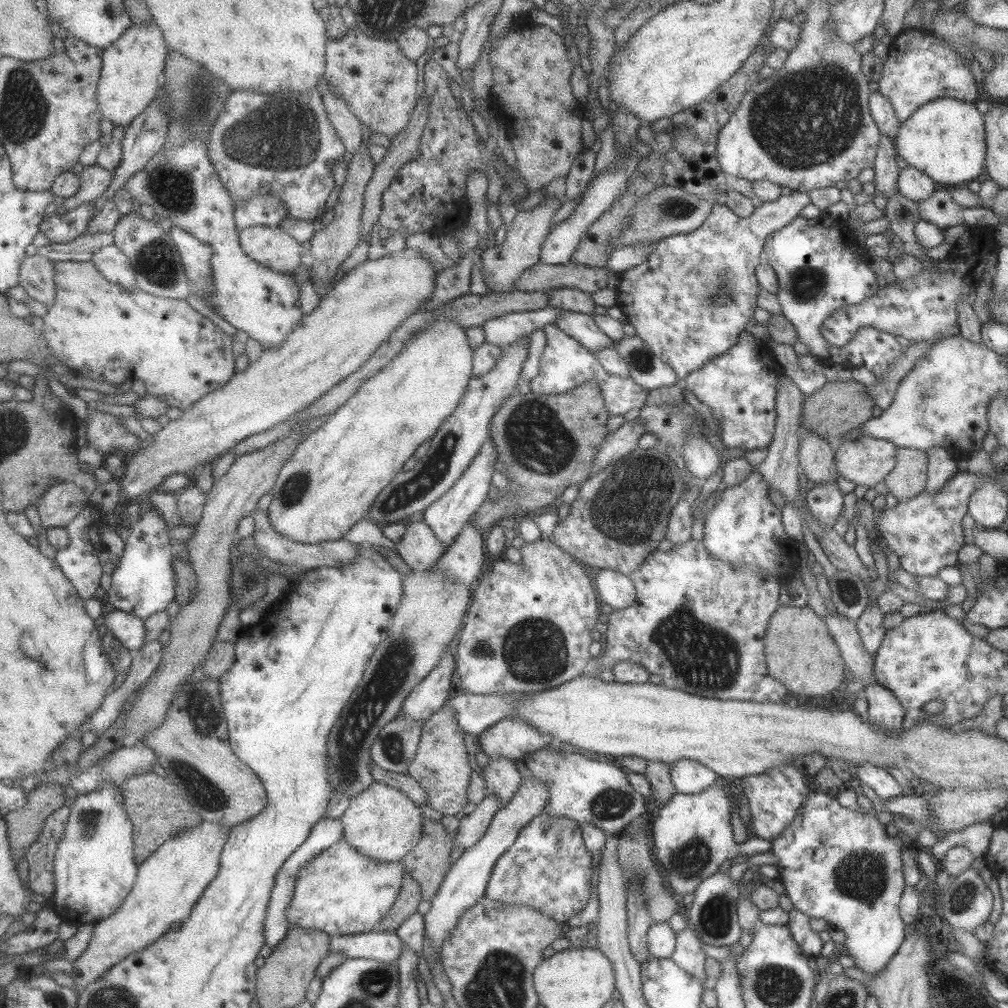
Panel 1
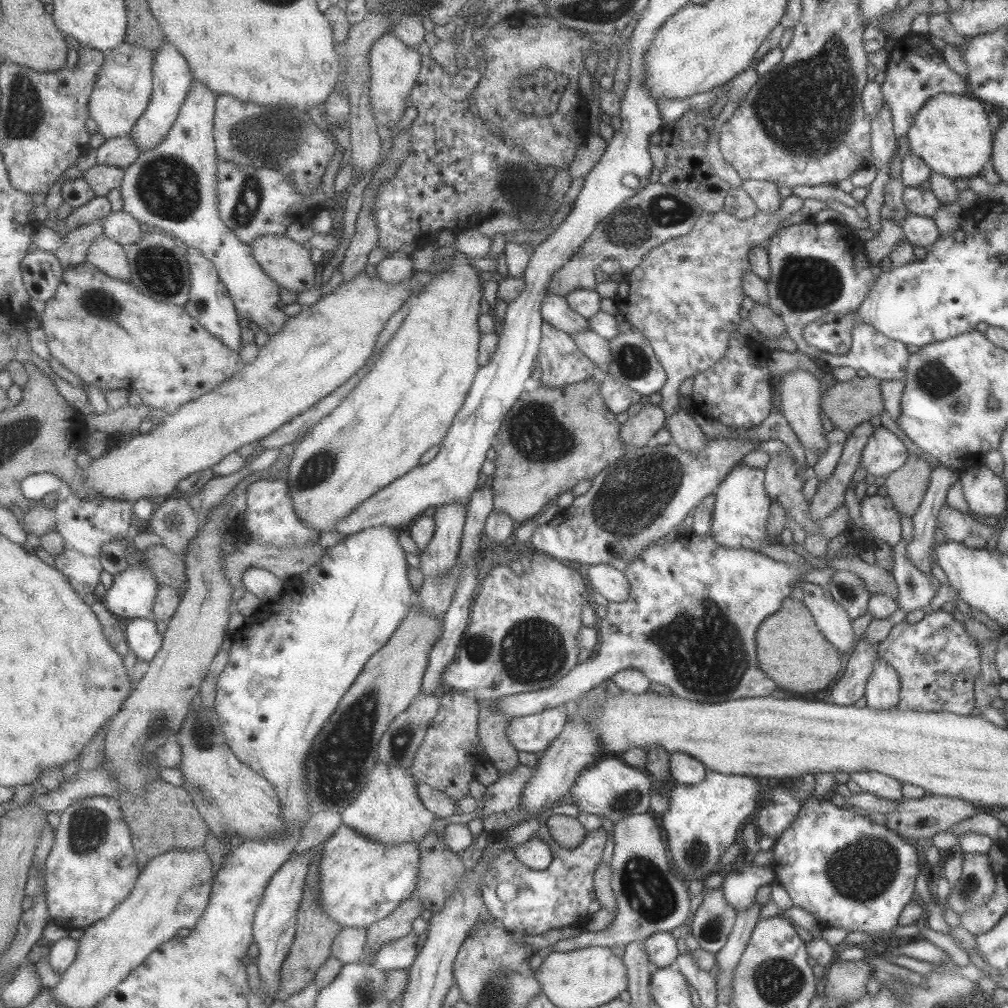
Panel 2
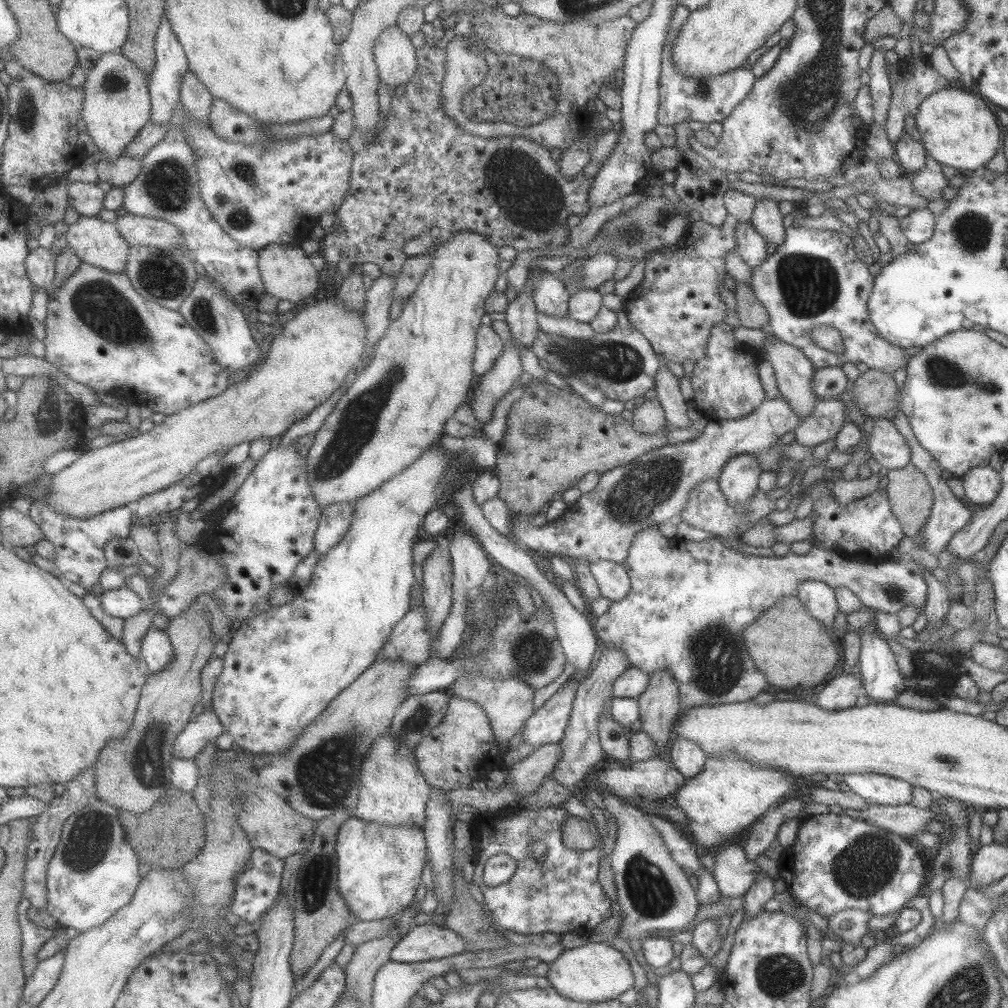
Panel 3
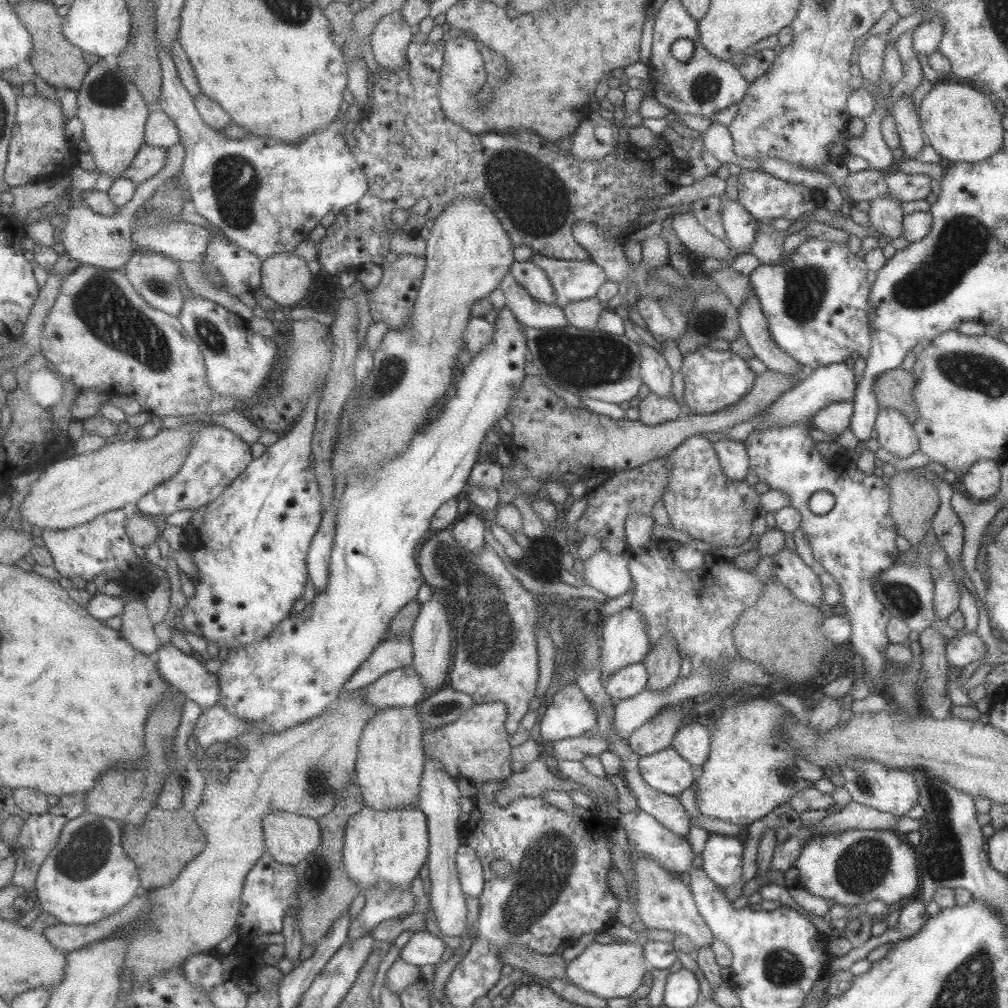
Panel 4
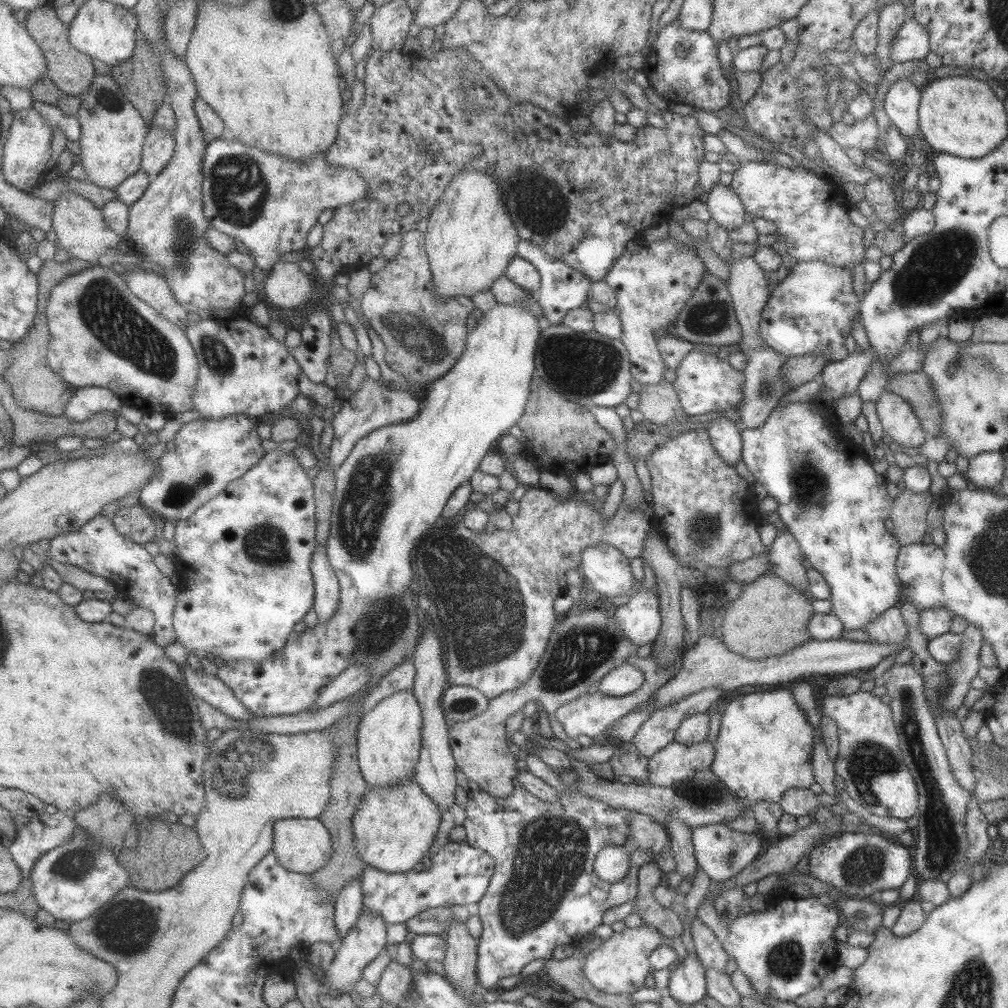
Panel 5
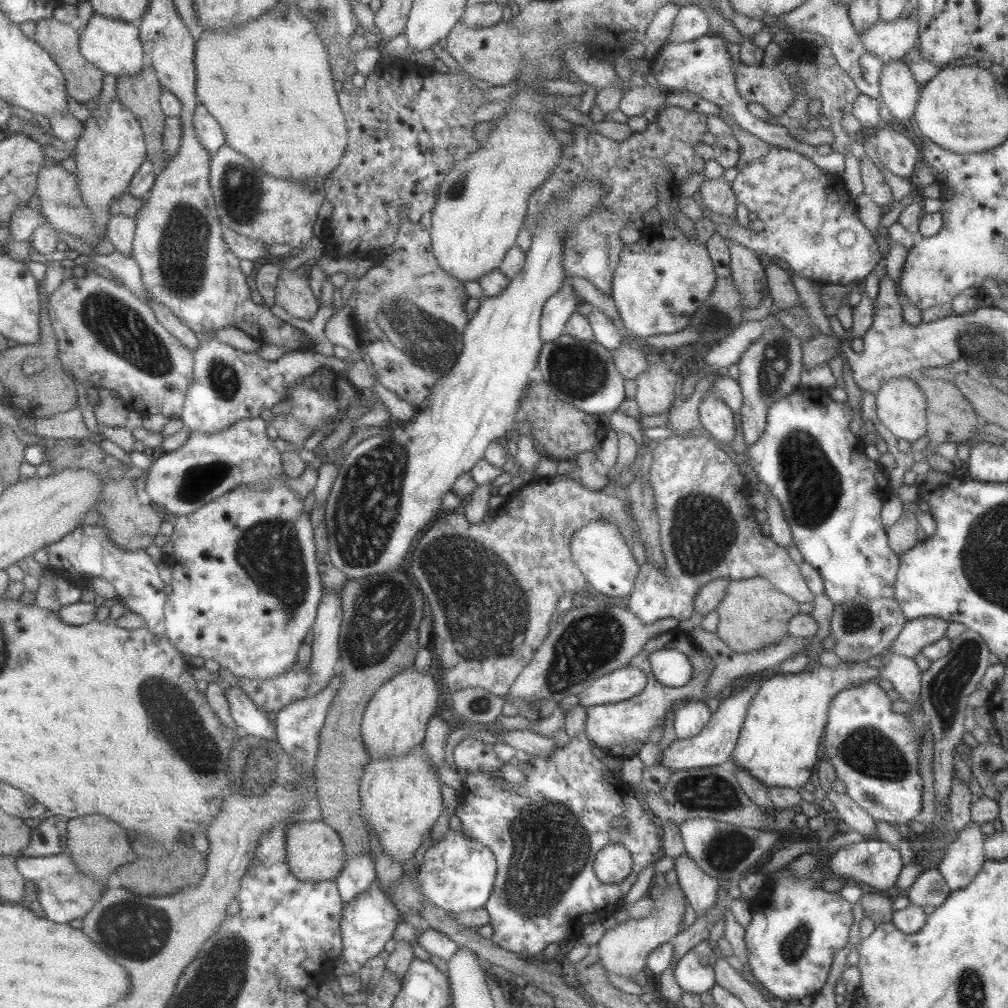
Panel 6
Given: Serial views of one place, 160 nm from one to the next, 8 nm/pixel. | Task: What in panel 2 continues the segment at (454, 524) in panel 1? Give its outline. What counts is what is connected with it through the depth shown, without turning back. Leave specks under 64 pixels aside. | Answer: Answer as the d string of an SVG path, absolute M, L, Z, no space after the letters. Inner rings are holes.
M447 502L435 508L431 540L418 555L424 577L439 578L455 564L465 513L466 506L459 502Z

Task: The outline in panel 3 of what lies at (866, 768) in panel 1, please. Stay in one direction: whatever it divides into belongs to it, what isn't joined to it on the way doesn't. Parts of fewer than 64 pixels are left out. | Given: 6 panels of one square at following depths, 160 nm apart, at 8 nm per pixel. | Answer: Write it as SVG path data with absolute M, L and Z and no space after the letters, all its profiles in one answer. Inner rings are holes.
M873 773L845 774L843 782L849 790L873 805L904 805L911 803L911 786L908 782Z

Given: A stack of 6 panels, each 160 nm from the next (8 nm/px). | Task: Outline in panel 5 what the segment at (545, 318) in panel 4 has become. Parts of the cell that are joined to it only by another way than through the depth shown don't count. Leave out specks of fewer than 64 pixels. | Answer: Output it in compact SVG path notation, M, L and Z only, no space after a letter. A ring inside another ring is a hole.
M504 274L491 283L488 288L501 304L512 304L513 306L524 306L534 318L542 318L542 306L536 301L534 295L524 291L519 285L511 282Z

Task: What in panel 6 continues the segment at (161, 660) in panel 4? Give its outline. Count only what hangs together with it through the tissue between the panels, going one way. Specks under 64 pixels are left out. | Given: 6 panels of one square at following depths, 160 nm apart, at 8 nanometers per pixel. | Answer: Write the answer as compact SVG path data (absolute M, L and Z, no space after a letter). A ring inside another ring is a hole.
M239 688L223 689L230 716L242 733L275 741L274 726L269 723L266 711L257 708L251 699Z

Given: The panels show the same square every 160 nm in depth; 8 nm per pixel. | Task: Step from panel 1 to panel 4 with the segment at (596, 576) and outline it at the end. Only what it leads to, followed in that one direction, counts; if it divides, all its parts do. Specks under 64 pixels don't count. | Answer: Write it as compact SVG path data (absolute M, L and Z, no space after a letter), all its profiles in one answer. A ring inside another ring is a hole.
M600 548L581 564L579 571L581 572L581 583L587 585L588 588L595 588L595 590L604 594L607 600L625 594L631 586L632 580L628 571L626 555L609 554L606 550Z

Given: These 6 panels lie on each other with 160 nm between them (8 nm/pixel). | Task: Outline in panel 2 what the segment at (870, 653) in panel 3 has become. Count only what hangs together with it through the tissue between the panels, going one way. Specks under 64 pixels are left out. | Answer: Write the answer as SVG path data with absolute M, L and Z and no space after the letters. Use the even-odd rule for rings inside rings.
M877 656L864 690L866 707L869 710L895 710L899 687L896 672Z

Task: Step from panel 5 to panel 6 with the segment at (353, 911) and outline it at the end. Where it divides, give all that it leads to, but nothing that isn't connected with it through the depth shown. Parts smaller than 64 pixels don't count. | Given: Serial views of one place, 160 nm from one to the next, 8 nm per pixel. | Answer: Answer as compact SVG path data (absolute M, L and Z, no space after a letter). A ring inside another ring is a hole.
M369 852L359 853L357 857L345 862L341 872L333 880L344 904L361 895L375 881L374 861L369 859Z

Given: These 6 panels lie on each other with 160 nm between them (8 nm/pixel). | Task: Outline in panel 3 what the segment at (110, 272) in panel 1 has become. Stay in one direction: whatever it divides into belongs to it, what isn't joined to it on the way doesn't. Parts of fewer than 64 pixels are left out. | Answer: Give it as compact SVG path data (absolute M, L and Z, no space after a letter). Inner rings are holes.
M80 216L70 225L67 242L84 263L115 274L125 273L132 245L123 238L118 225L96 216Z

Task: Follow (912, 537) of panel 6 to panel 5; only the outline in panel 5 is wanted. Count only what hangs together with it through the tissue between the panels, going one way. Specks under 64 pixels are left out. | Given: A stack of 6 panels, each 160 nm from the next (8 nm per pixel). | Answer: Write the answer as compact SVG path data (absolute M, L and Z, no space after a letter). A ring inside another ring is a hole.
M904 489L892 500L888 517L892 520L893 534L900 545L920 543L927 532L926 512L932 502L929 491L913 494Z

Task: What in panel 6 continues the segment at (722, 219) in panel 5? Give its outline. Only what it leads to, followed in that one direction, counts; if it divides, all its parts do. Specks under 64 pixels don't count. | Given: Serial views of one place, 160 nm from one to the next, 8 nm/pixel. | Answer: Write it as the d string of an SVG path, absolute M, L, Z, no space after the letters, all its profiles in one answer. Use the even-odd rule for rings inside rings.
M719 177L716 179L705 179L699 186L698 191L703 204L708 210L723 214L723 216L734 216L736 207L736 196L731 190L729 179Z

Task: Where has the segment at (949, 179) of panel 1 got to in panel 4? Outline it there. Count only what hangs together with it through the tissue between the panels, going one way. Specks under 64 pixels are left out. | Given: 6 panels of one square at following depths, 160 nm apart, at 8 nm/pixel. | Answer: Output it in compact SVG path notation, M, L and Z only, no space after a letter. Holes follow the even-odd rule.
M933 83L921 99L919 120L929 146L943 162L981 162L1002 148L1001 115L989 97L972 85Z

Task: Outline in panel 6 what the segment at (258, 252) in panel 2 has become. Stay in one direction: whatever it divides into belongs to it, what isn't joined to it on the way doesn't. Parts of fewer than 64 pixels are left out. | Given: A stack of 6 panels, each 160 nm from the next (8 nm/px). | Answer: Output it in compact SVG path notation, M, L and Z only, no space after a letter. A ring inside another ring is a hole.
M282 266L279 269L275 281L274 304L292 317L305 320L311 318L318 309L318 301L309 288L308 278Z

